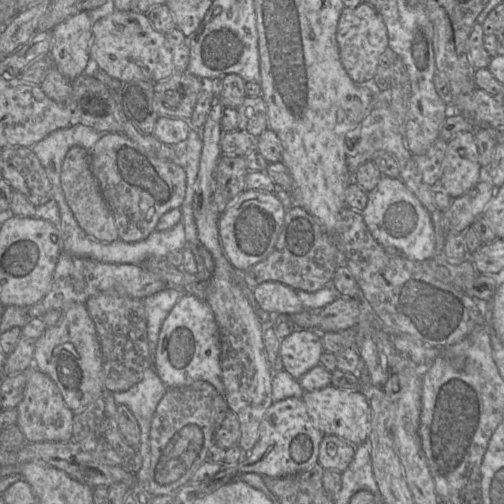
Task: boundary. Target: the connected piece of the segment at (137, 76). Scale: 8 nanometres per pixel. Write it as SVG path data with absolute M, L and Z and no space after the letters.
M115 9L111 14L94 20L92 37L90 57L93 65L122 83L133 80L157 83L176 72L165 34L153 28L145 13Z

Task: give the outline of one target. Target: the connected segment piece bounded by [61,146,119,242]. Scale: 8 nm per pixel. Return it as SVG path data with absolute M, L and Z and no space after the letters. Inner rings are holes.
M75 146L67 152L62 164L61 185L66 201L78 224L90 237L102 242L113 242L119 239L114 216L91 170L90 151L83 147Z

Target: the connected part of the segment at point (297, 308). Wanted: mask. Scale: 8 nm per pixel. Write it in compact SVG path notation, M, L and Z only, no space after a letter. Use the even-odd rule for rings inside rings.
M266 281L253 291L260 308L270 314L291 315L304 310L296 290L283 283Z

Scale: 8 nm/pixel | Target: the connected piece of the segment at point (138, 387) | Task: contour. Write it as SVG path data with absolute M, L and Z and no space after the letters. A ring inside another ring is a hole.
M148 368L143 378L129 390L113 393L117 405L126 405L139 423L141 438L139 450L142 456L142 466L136 476L136 486L146 487L151 465L150 430L156 408L167 392L168 387L163 383L154 368Z

